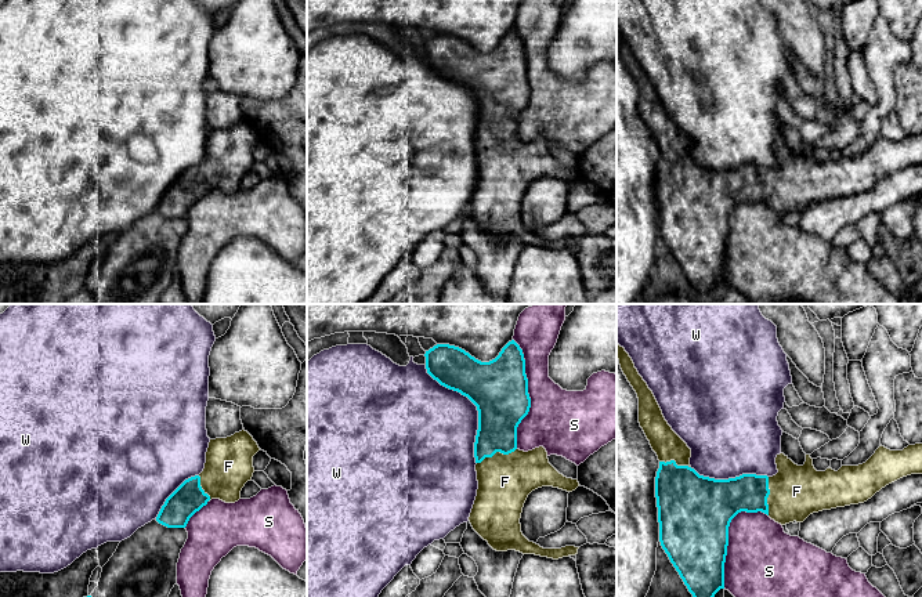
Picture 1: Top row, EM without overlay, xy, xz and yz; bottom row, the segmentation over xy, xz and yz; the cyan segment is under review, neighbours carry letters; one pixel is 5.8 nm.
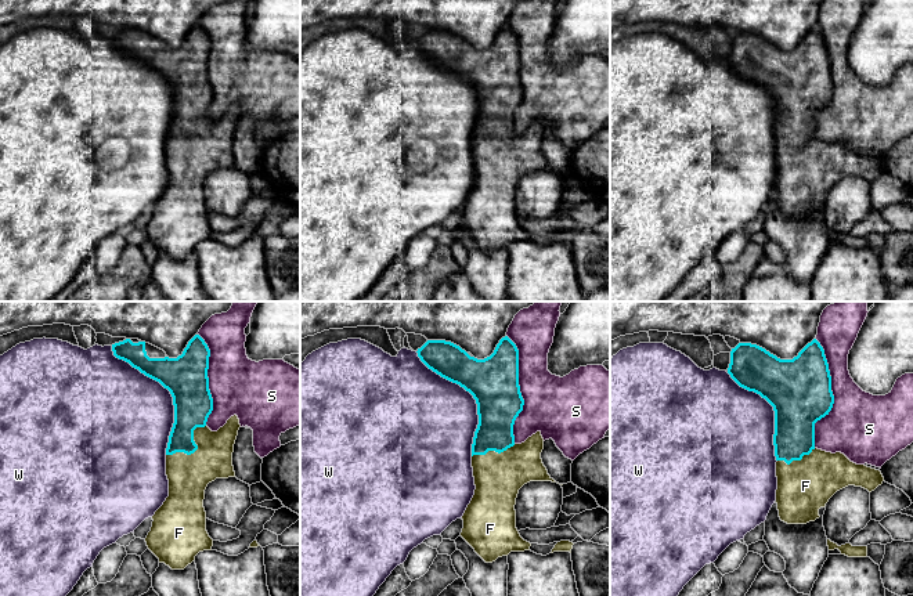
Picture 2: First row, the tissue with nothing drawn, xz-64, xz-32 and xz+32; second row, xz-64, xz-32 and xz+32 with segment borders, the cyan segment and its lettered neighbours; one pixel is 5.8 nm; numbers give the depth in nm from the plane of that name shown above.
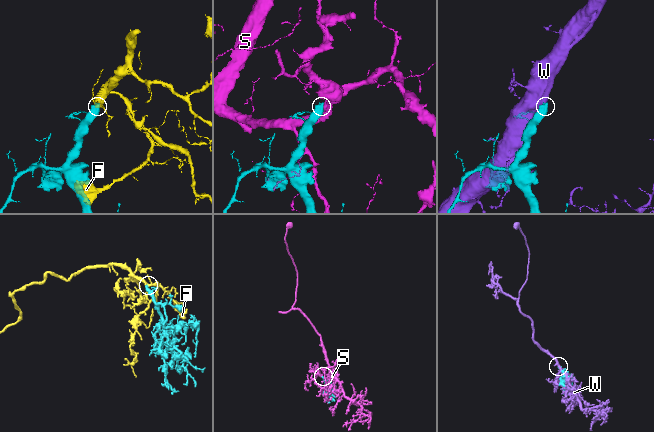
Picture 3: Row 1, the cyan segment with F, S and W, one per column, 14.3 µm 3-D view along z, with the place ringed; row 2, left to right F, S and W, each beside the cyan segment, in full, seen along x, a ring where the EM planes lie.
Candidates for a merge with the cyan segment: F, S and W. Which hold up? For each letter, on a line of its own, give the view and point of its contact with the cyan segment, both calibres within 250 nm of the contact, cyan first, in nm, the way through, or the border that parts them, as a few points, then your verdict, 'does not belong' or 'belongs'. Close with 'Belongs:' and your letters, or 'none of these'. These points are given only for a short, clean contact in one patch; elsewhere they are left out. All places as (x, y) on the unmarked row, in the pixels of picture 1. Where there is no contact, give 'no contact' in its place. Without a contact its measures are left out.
F: xz (496, 141) | 280/320 nm | belongs
S: xz (528, 84) | 340/360 nm | does not belong
W: xz (477, 98) | 340/440 nm | does not belong
Belongs: F

